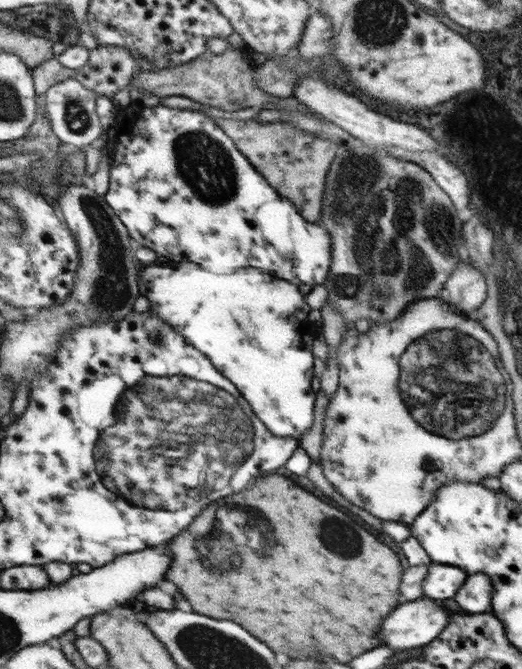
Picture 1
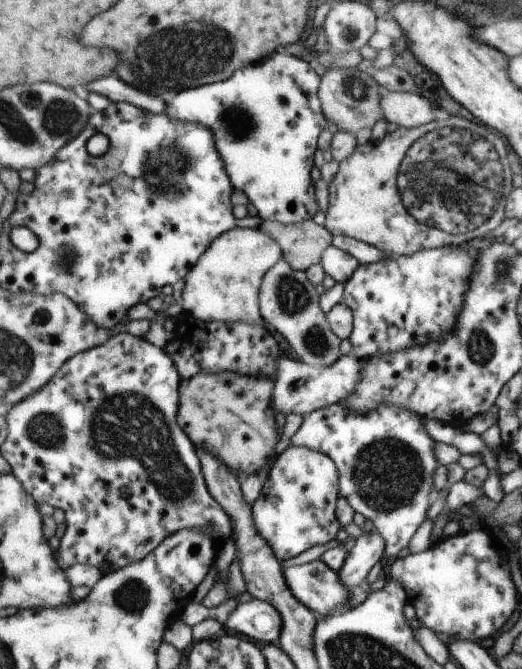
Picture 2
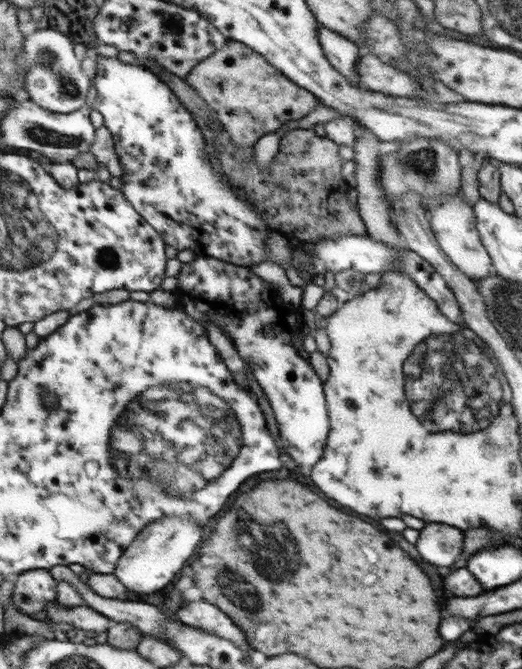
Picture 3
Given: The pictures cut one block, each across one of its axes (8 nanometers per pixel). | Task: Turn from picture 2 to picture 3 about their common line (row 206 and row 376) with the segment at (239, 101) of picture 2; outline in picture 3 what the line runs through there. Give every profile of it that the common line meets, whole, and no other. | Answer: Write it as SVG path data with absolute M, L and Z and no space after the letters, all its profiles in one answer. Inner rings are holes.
M197 257L191 262L182 263L177 280L179 287L172 292L177 298L177 306L201 324L203 321L209 321L221 327L235 342L237 350L251 368L273 408L284 451L298 466L315 467L321 460L324 447L327 446L327 401L323 400L321 378L317 376L315 368L311 366L301 348L296 347L296 336L303 335L303 324L299 321L302 308L295 308L285 302L277 284L265 282L265 279L255 276L249 267L213 257Z

